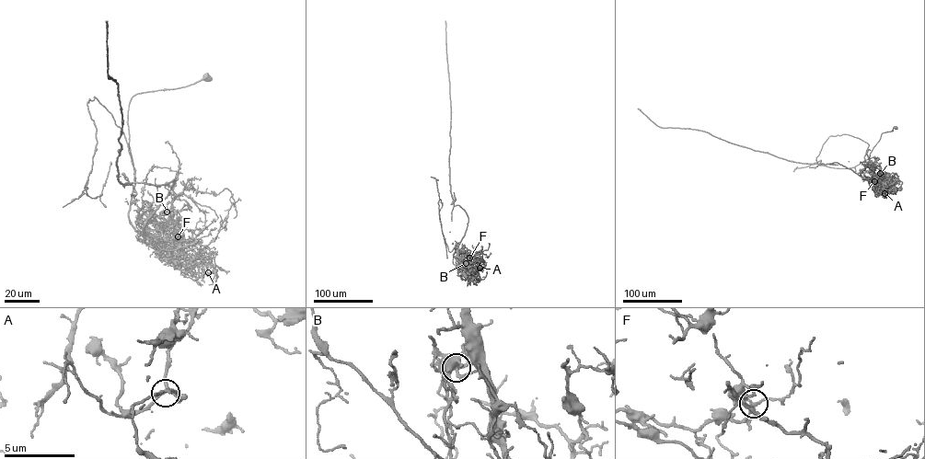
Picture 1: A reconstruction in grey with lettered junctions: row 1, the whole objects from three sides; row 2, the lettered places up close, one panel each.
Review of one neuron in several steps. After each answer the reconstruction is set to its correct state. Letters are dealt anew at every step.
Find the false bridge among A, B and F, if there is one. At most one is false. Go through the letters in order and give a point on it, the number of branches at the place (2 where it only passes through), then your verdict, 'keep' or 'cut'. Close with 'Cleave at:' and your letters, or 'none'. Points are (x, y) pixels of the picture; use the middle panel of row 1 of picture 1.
A: at (479, 268); 3 branches meet; keep
B: at (466, 263); 3 branches meet; cut
F: at (469, 258); 3 branches meet; keep
Cleave at: B

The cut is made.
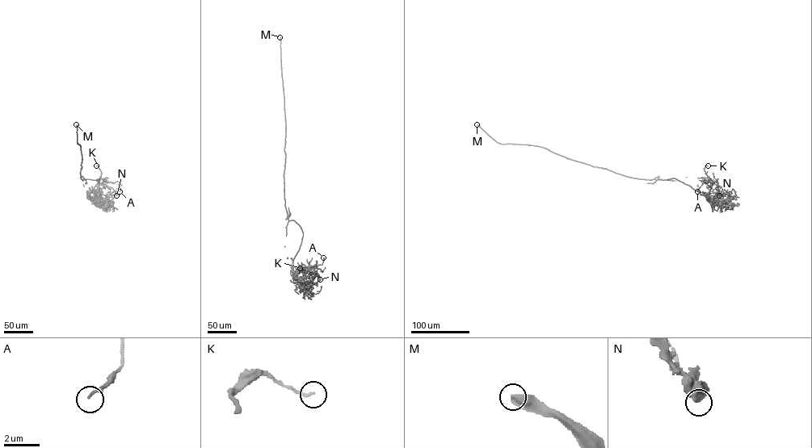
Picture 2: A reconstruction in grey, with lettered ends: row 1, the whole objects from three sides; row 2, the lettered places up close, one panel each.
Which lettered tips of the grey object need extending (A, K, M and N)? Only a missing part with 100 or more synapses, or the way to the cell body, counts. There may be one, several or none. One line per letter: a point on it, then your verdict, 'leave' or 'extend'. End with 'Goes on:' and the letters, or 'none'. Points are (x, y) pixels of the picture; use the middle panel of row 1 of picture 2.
A: (323, 257) | leave
K: (300, 268) | leave
M: (279, 37) | extend
N: (320, 279) | leave
Goes on: M

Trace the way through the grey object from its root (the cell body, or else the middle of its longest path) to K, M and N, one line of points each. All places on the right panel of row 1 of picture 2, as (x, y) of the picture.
K: (628, 177), (675, 177), (703, 194), (717, 199), (720, 196), (717, 186), (704, 169), (708, 165)
M: (628, 177), (567, 159), (540, 146), (499, 144), (477, 124)
N: (628, 177), (675, 177), (712, 200), (708, 202), (713, 201), (717, 191), (719, 195)

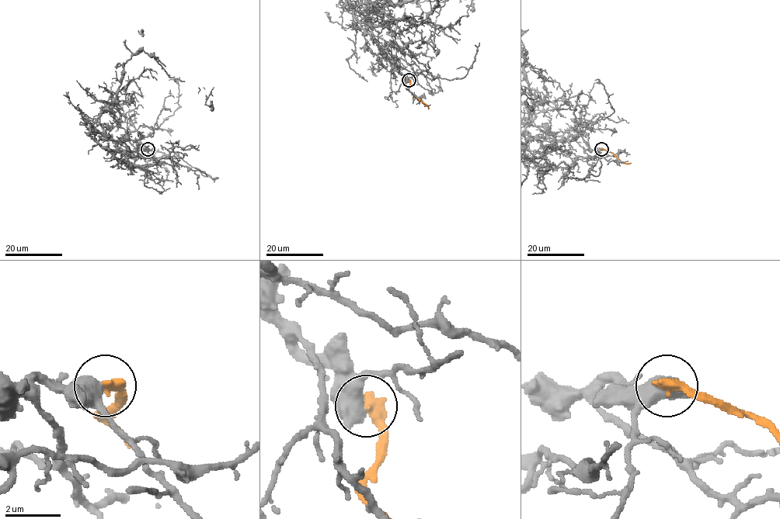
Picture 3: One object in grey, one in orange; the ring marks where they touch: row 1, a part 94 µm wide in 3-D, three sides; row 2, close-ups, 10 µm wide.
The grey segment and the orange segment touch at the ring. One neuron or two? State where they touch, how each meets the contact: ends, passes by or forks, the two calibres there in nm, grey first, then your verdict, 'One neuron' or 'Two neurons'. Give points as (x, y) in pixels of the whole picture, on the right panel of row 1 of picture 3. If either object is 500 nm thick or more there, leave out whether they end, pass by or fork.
Place: (601, 149). Thickness 750 nm (grey) against 480 nm. Two neurons

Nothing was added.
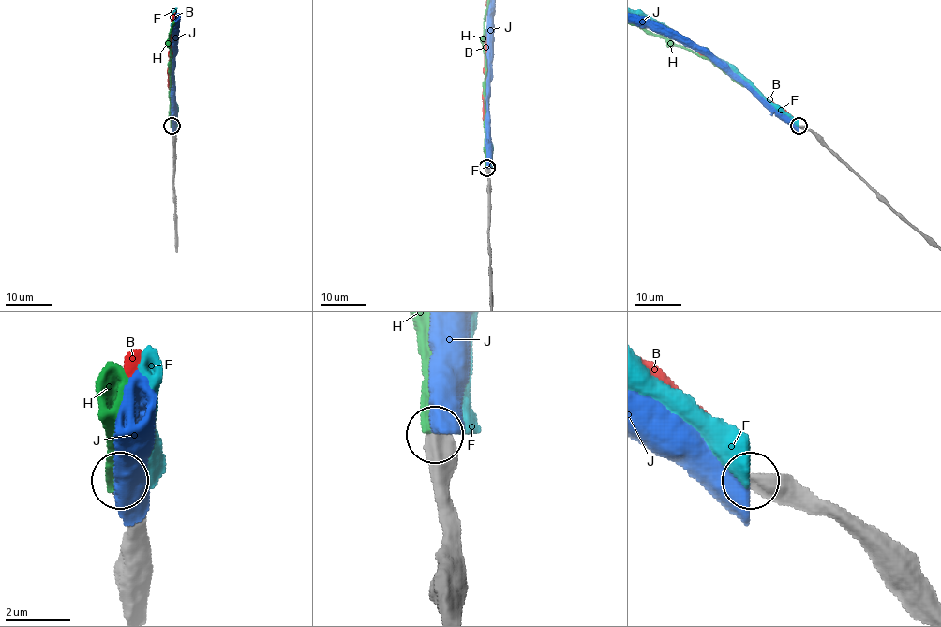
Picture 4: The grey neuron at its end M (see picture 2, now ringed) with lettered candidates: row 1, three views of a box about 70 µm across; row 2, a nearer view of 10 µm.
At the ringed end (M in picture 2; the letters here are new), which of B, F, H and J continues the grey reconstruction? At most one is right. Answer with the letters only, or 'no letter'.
B

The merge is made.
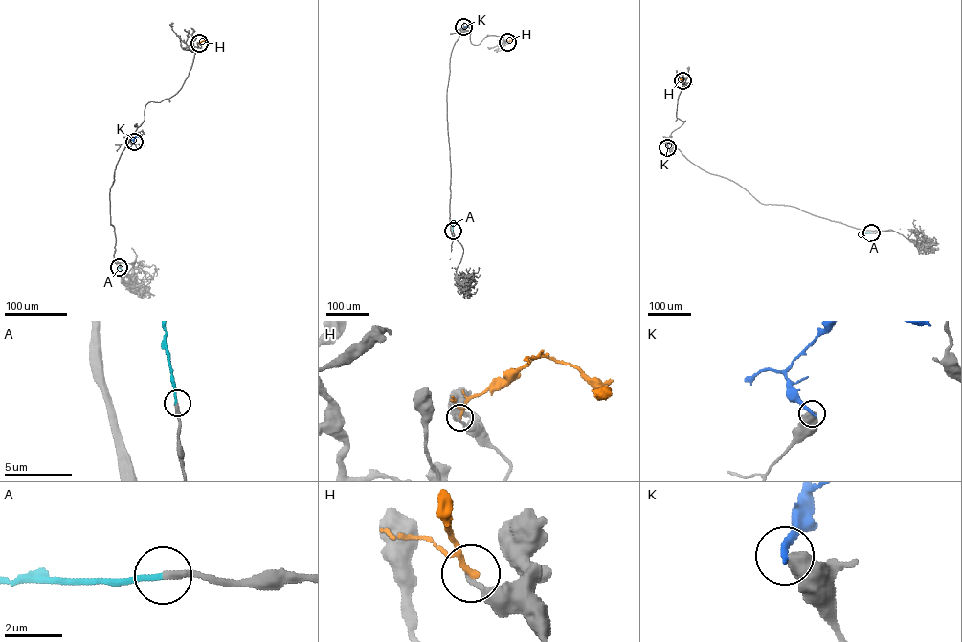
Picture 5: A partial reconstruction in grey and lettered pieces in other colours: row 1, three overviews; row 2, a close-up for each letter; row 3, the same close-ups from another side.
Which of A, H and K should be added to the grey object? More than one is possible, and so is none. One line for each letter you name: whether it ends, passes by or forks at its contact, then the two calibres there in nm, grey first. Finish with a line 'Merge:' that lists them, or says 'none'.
A: it ends; calibres 240 and 180 nm
Merge: A

